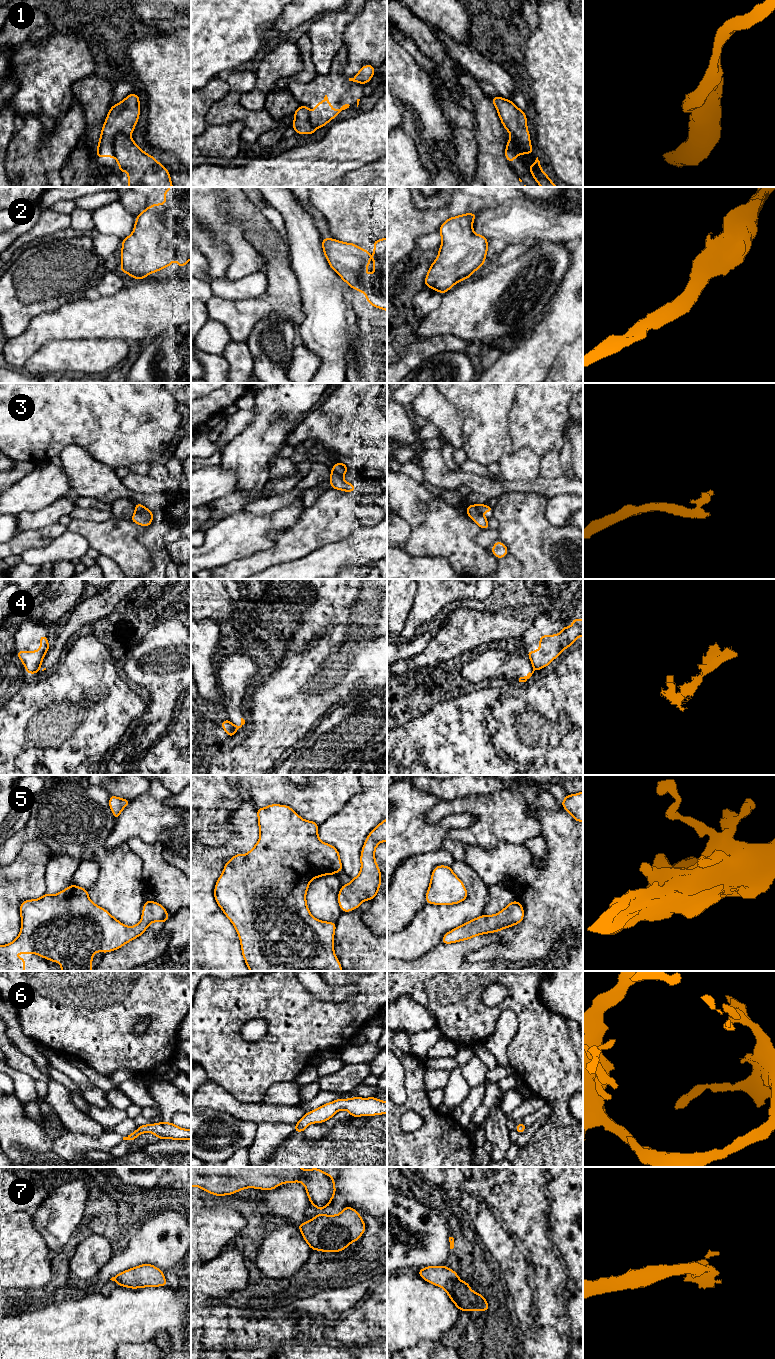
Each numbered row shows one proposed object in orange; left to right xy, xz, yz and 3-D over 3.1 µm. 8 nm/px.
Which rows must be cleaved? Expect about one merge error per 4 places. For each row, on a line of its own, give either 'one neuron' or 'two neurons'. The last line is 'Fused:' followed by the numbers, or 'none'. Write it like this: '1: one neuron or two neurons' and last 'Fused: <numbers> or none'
1: two neurons
2: one neuron
3: two neurons
4: two neurons
5: one neuron
6: one neuron
7: one neuron
Fused: 1, 3, 4

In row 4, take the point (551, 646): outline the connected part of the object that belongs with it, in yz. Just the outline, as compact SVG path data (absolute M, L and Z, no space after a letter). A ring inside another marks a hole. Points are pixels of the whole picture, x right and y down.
M579 618L573 619L571 628L568 626L562 627L561 633L541 636L539 650L526 653L535 670L540 670L549 665L564 649L570 647L579 636L583 637L583 620Z

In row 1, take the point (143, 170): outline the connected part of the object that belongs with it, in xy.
M117 135L114 151L119 172L128 171L128 187L173 187L169 171L140 149L130 135Z

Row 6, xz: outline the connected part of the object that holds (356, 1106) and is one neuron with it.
M354 1097L350 1099L339 1098L305 1113L301 1120L296 1123L293 1132L304 1132L308 1125L325 1122L342 1109L347 1110L352 1117L387 1114L387 1102L381 1101L375 1097Z

